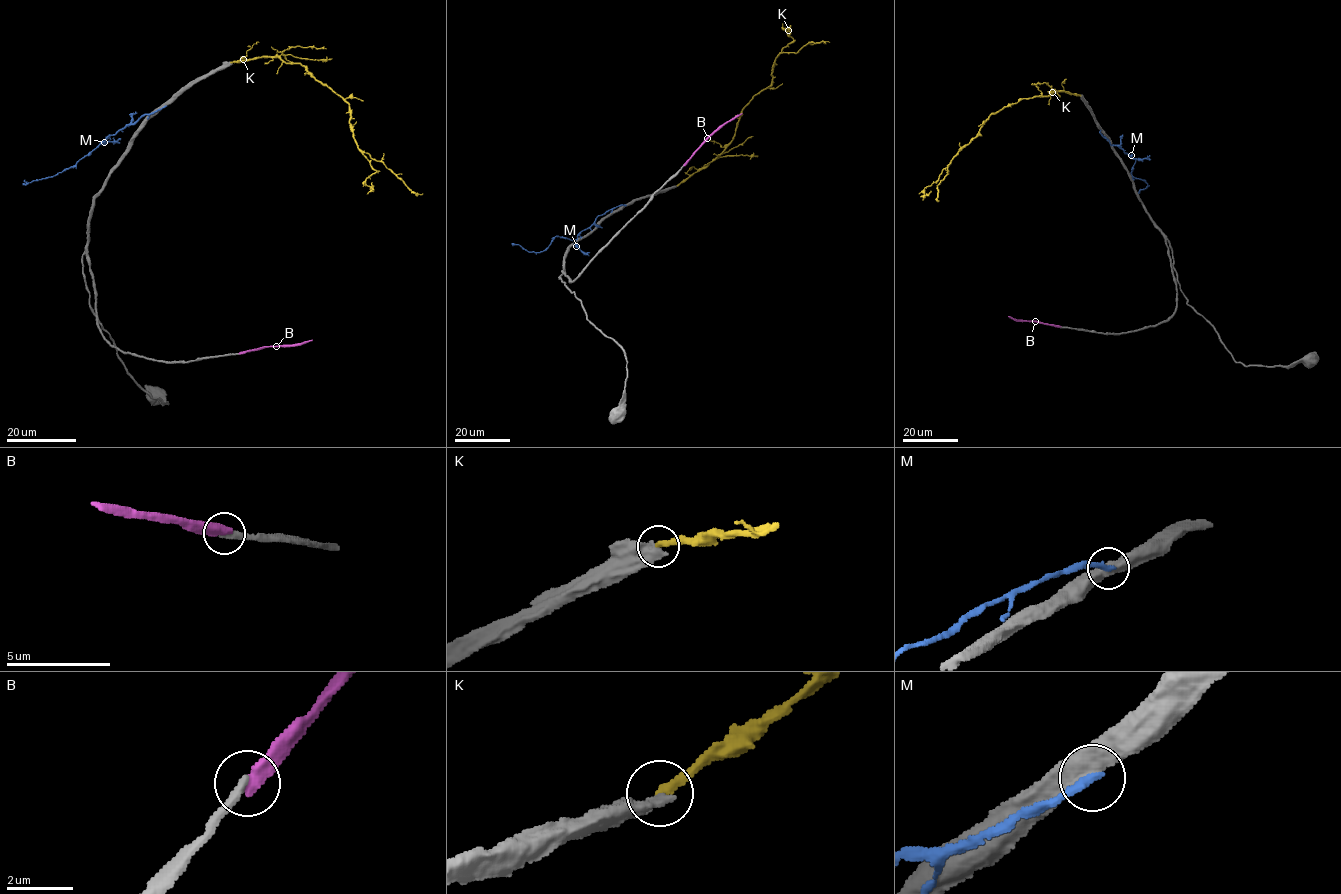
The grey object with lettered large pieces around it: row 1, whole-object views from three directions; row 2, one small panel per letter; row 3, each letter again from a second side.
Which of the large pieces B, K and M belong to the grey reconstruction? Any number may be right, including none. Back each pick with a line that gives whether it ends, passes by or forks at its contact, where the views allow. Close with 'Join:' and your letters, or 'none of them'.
B: It ends there
Join: B

